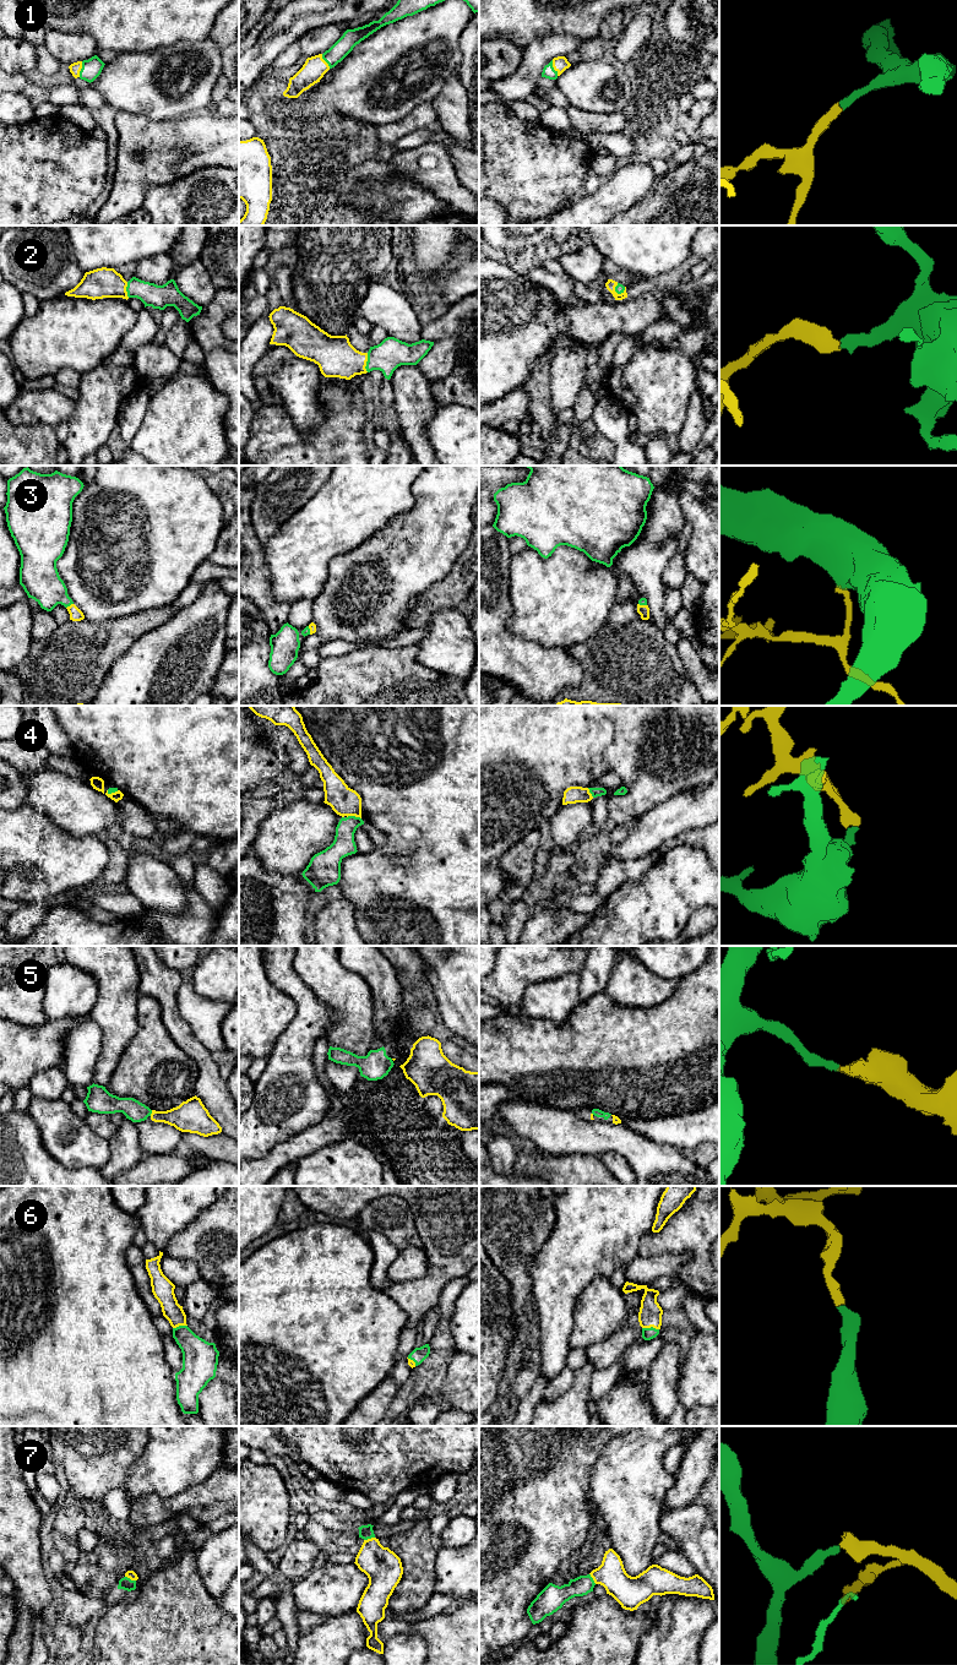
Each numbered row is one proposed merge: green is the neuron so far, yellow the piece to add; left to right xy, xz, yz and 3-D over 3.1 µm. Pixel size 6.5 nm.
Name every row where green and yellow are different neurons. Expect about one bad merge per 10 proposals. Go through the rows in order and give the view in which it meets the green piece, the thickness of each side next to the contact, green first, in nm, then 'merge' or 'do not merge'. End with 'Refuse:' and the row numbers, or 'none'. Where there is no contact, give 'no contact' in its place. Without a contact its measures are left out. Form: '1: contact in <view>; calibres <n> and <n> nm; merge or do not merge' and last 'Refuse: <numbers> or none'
1: contact in yz; calibres 80 and 100 nm; merge
2: contact in xz; calibres 200 and 260 nm; merge
3: contact in xy; calibres 240 and 80 nm; merge
4: contact in xz; calibres 140 and 190 nm; do not merge
5: contact in xy; calibres 140 and 200 nm; merge
6: contact in yz; calibres 80 and 150 nm; merge
7: contact in xy; calibres 90 and 60 nm; merge
Refuse: 4

